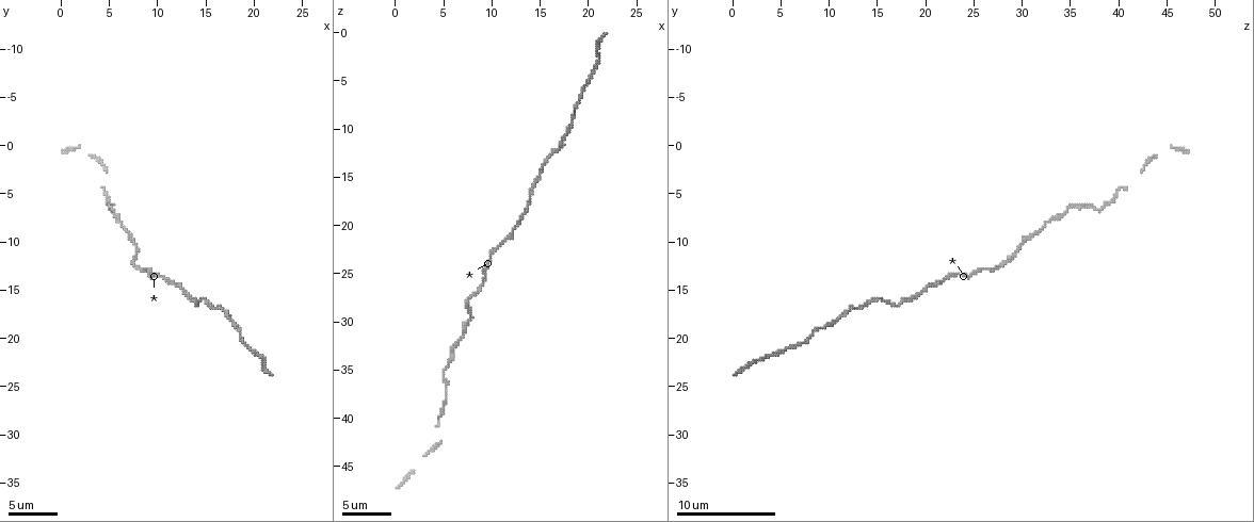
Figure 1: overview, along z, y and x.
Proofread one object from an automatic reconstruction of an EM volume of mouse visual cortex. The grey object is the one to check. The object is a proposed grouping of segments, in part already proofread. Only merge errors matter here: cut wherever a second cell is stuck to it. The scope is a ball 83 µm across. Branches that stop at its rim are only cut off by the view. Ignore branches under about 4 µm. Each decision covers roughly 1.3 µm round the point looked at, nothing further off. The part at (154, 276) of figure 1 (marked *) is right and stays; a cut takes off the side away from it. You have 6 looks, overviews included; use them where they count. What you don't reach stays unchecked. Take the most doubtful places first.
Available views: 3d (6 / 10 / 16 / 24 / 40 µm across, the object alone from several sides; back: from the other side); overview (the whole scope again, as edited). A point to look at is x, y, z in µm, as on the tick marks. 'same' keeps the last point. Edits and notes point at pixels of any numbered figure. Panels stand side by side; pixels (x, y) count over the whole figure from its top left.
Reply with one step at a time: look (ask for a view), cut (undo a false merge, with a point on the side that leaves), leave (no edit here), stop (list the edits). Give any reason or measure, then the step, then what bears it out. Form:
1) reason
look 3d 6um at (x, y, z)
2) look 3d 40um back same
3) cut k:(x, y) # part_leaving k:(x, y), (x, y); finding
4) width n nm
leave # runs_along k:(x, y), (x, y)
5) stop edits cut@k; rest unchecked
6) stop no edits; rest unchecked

sudden change in width
look 3d 6um at (17.4, 17.8, 11.0)

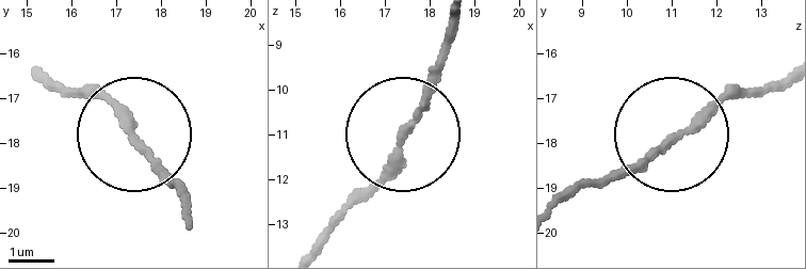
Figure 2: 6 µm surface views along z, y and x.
leave # one cell here

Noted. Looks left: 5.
calibre changes
look 3d 10um at (6.2, 8.0, 32.6)

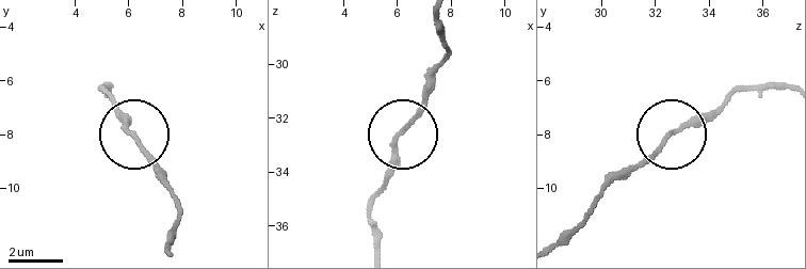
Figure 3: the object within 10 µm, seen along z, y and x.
width 170 nm
leave # runs_along 3:(439, 18), (446, 52), (428, 100), (402, 136), (384, 188); continuous, no second cell

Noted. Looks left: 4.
look 3d 10um at (5.0, 6.6, 37.6)

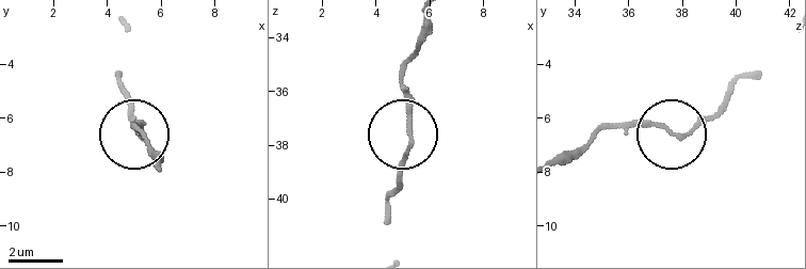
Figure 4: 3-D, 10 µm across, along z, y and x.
leave # all the same cell

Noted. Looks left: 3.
stop no edits; rest unchecked

